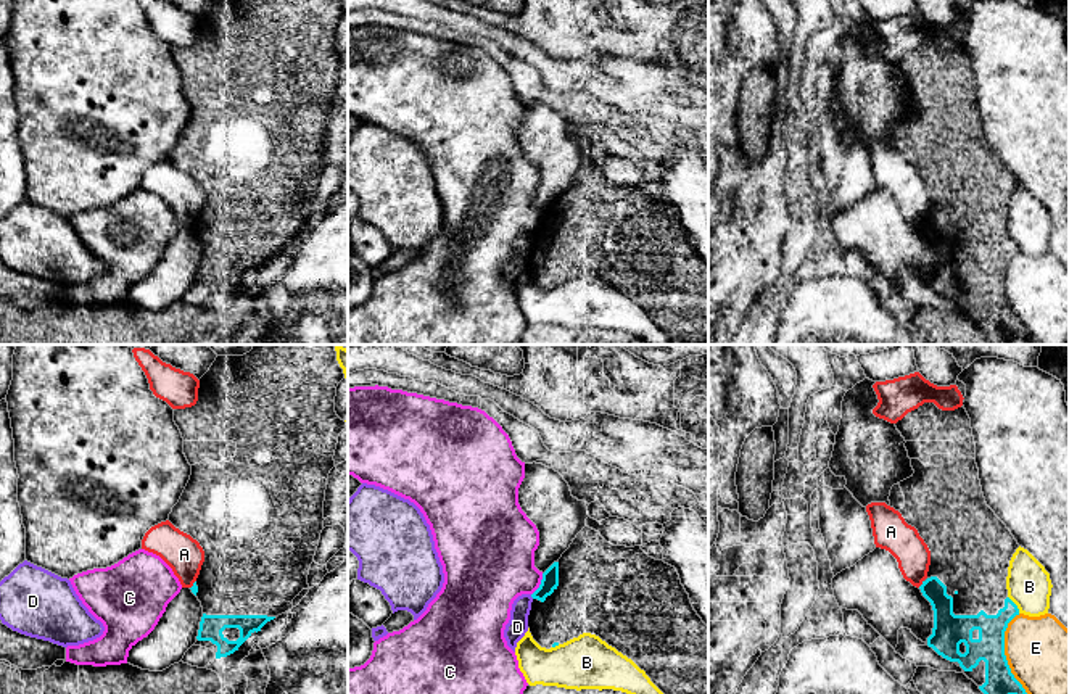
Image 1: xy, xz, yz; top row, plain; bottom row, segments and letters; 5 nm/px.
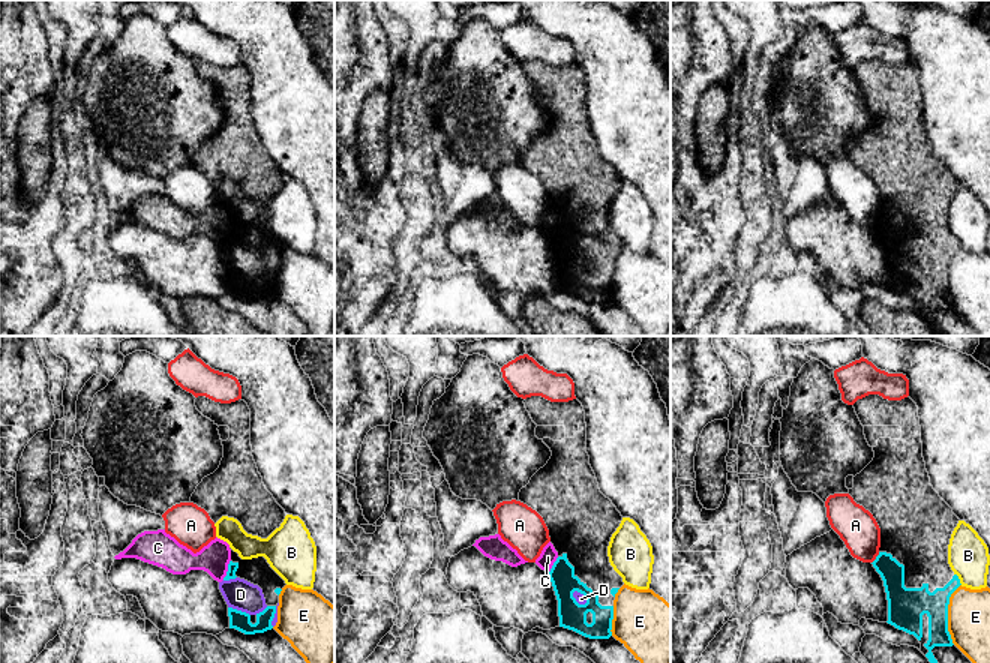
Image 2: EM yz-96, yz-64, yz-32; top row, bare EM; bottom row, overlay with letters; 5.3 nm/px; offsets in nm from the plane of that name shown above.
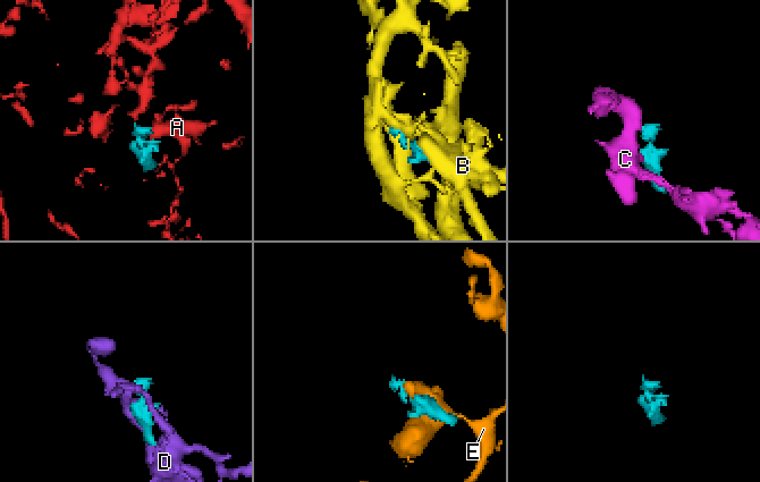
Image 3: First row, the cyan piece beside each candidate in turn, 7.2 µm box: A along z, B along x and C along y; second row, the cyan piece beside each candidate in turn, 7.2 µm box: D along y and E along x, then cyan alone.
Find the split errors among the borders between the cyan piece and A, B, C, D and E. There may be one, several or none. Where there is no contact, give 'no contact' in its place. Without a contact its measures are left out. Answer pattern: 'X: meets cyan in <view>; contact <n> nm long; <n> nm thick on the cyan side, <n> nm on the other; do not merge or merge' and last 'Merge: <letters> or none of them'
A: meets cyan in yz; contact 50 nm long; 140 nm thick on the cyan side, 170 nm on the other; do not merge
B: meets cyan in yz; contact 110 nm long; 140 nm thick on the cyan side, 220 nm on the other; do not merge
C: meets cyan in xz; contact 130 nm long; 90 nm thick on the cyan side, 400 nm on the other; do not merge
D: meets cyan in xz; contact 30 nm long; 90 nm thick on the cyan side, 100 nm on the other; do not merge
E: meets cyan in yz; contact 400 nm long; 140 nm thick on the cyan side, 360 nm on the other; do not merge
Merge: none of them

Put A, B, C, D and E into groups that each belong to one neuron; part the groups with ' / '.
A B / C / D / E

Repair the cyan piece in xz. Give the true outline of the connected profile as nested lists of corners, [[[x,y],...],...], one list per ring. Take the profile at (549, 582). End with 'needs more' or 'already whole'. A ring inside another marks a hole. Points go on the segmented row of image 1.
[[[584,527],[570,547],[562,554],[562,557],[554,562],[544,573],[539,588],[531,594],[531,610],[528,615],[528,628],[533,639],[546,649],[563,644],[573,638],[578,638],[583,633],[591,633],[599,636],[609,646],[615,647],[618,652],[631,659],[650,681],[663,692],[663,694],[708,694],[708,626],[702,622],[702,618],[694,610],[689,594],[681,585],[679,575],[675,567],[665,564],[663,560],[655,560],[649,557],[641,546],[626,547],[626,546],[613,546],[607,543],[599,531]]] | needs more

